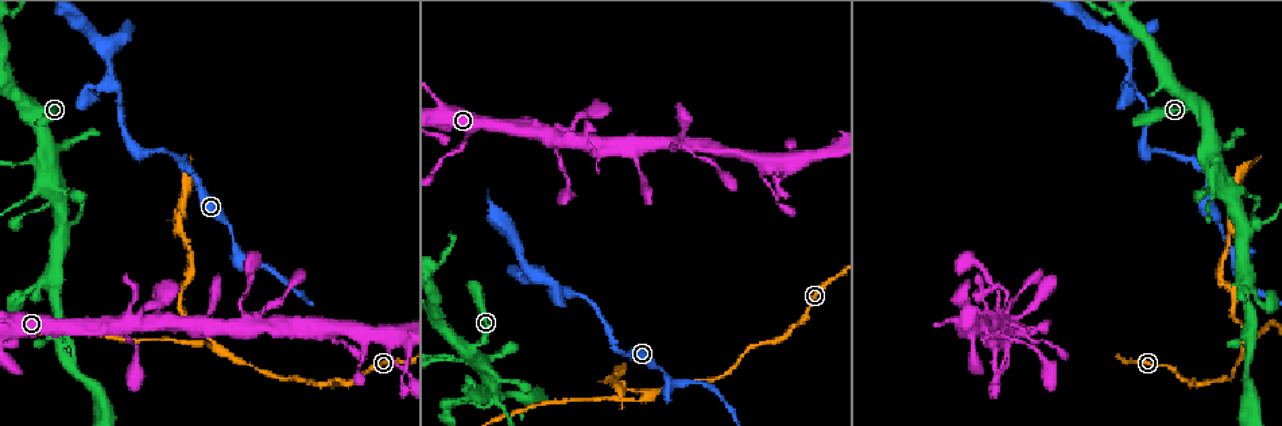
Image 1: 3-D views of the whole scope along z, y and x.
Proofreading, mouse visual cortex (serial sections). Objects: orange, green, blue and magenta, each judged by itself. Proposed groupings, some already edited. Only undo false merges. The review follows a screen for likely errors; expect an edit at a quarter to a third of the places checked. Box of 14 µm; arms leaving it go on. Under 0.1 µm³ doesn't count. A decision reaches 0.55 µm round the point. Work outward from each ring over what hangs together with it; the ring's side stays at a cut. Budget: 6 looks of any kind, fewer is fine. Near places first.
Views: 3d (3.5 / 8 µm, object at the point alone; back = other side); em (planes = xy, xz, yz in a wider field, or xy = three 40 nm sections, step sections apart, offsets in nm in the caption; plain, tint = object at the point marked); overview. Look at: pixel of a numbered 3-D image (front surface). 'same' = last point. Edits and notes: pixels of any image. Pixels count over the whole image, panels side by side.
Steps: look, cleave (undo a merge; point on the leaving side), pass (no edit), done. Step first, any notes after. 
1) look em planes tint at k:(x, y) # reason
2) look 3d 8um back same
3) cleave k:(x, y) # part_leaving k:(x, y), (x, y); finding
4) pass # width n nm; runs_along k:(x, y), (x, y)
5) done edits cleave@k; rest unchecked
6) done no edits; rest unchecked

look 3d 8um at 1:(1205, 116) # small branch off a trunk

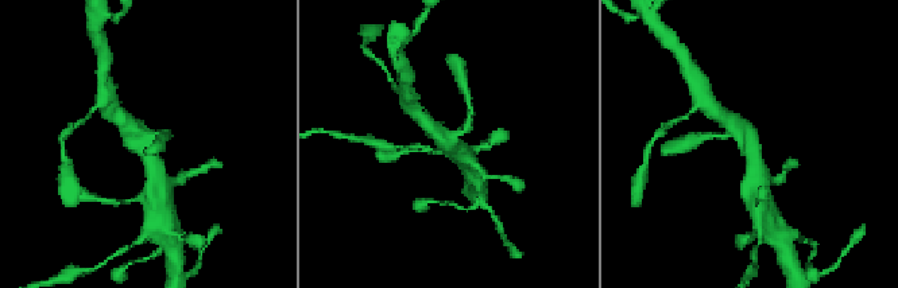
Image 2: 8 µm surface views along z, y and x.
look 3d 3.5um at 2:(150, 140) # zoom in

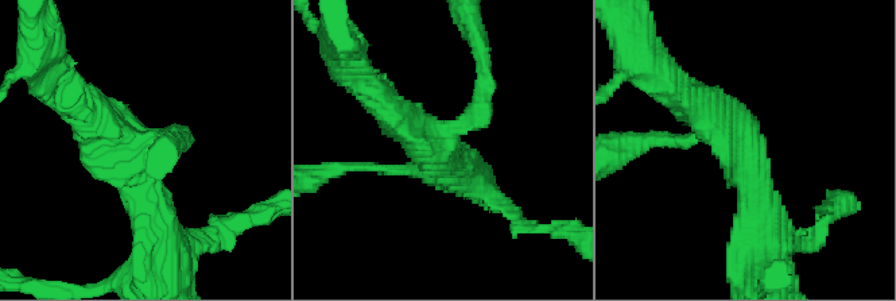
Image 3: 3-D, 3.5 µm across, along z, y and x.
look em xy step 5 tint at 3:(440, 144) # arms 3; arm_widths 200, 450, 500 nm; now the EM

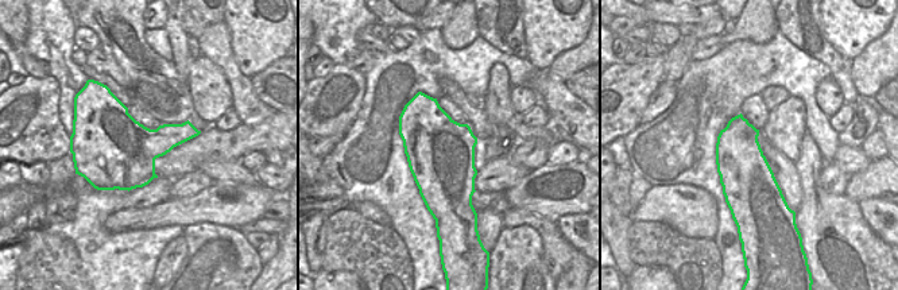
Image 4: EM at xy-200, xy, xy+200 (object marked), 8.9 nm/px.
pass # runs_along 3:(673, 139), (739, 147), (763, 235); continuous, no second cell

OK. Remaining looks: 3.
look 3d 3.5um at 1:(29, 194)

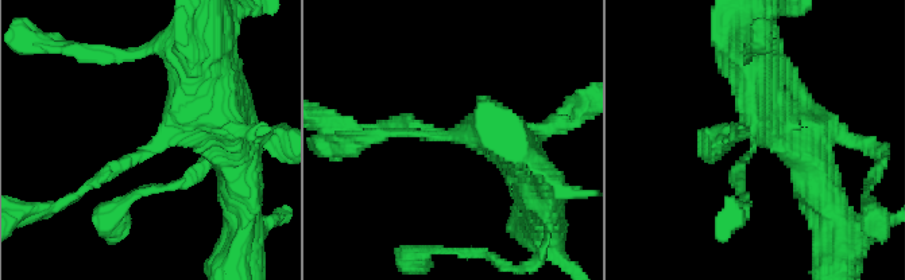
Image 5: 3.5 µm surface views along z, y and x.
look em planes tint at 5:(157, 146)

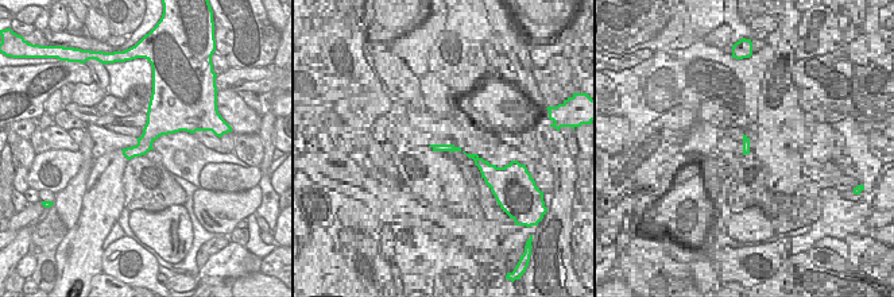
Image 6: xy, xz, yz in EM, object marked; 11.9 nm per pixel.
cleave 5:(113, 166) # a second cell is stuck on

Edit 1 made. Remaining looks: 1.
done edits cleave@5; rest unchecked

